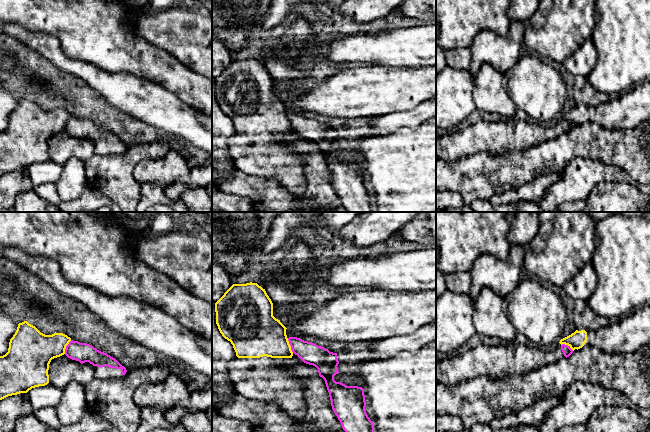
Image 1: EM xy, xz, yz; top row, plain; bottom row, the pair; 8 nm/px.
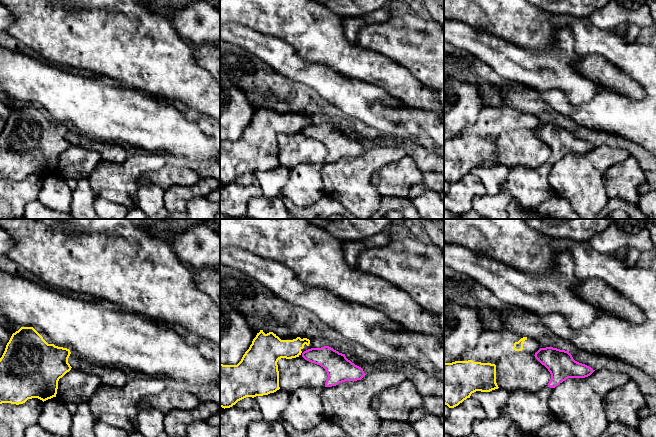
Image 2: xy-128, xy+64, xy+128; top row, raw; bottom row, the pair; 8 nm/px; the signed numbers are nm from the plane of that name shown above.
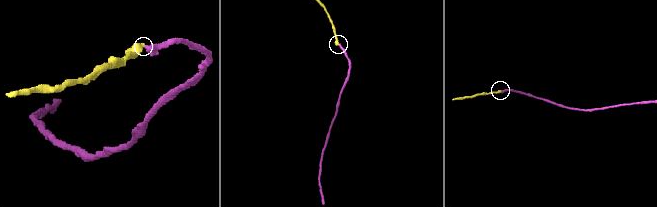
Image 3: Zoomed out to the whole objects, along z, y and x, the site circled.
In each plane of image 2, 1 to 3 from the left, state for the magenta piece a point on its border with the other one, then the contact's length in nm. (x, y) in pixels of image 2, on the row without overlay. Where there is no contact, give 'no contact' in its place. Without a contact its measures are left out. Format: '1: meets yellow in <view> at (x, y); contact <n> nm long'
1: no contact
2: no contact
3: no contact

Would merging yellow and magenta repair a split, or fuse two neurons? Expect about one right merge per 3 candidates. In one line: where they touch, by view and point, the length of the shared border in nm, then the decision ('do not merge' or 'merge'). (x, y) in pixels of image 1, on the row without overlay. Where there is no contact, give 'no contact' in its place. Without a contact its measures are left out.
xz (289, 121) | 130 nm | do not merge

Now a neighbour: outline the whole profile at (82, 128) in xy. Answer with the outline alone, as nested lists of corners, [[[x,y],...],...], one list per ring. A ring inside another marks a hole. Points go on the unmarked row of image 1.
[[[71,116],[66,122],[65,131],[81,140],[85,138],[92,140],[94,142],[94,153],[97,155],[118,155],[128,149],[126,144],[115,134],[97,126],[90,120]]]

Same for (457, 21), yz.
[[[436,0],[436,46],[444,50],[470,47],[476,34],[484,30],[499,36],[506,35],[511,24],[507,15],[510,2],[511,0]]]

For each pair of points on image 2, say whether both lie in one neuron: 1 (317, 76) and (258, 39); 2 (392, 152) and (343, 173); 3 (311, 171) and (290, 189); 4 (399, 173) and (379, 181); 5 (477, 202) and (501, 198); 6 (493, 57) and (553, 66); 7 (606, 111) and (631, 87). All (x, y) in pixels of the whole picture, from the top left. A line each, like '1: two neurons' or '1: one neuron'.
1: one neuron
2: one neuron
3: one neuron
4: one neuron
5: one neuron
6: one neuron
7: two neurons

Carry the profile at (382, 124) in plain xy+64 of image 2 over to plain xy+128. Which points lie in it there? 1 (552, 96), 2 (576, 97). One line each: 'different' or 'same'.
1: different
2: same

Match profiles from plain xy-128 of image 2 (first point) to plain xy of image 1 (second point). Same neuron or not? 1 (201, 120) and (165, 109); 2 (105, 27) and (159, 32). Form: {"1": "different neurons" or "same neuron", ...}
{"1": "same neuron", "2": "different neurons"}

